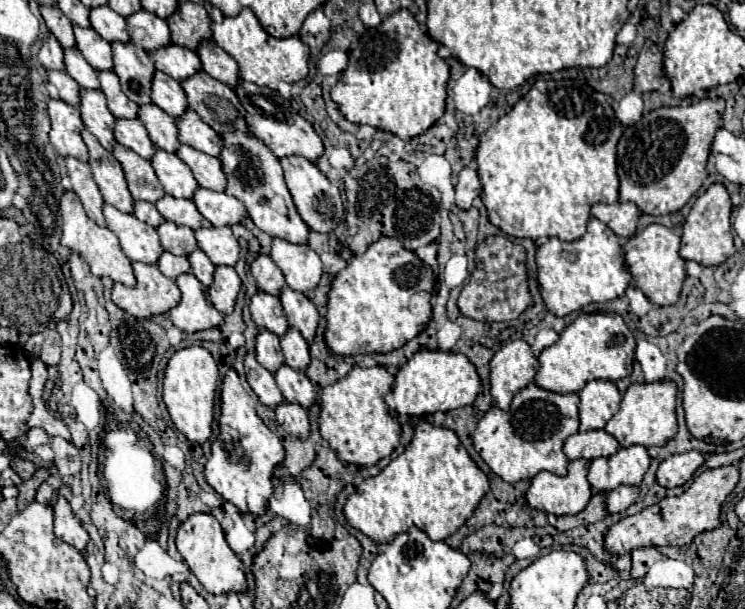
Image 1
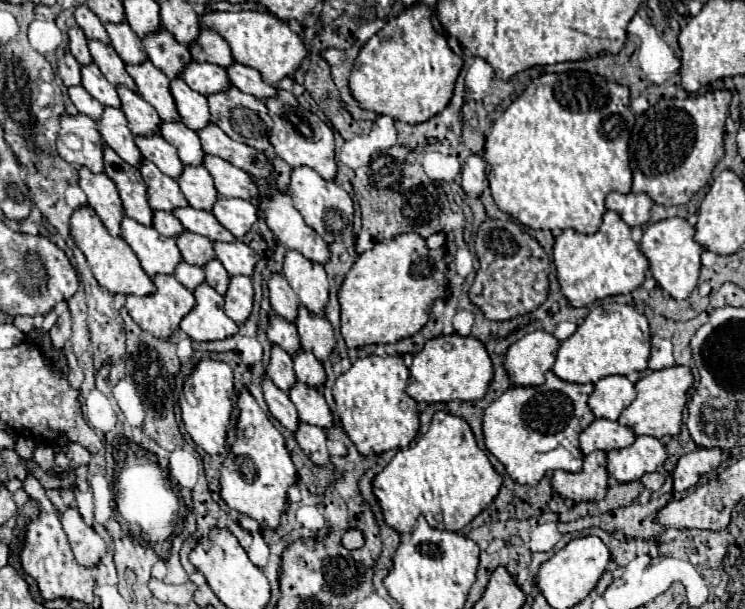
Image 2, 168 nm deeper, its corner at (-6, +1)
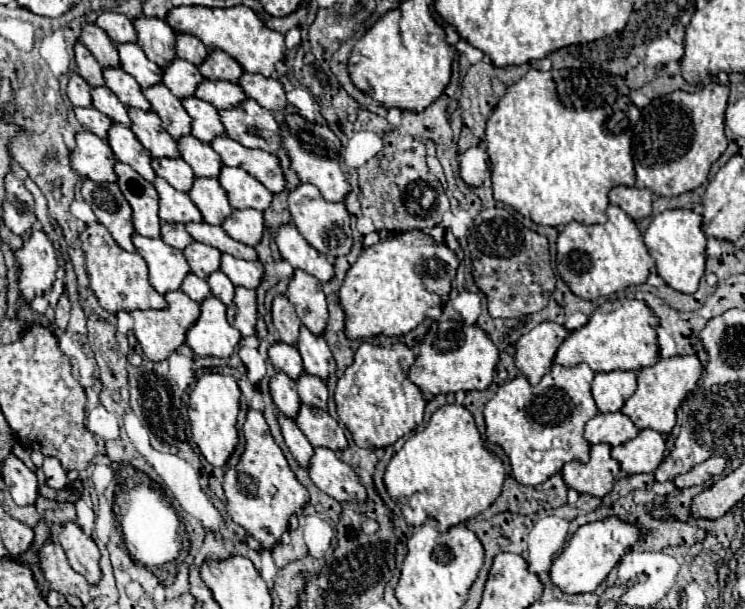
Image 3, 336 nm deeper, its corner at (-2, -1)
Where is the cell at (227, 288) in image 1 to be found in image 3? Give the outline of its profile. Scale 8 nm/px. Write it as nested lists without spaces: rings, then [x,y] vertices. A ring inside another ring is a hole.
[[[236,288],[234,300],[226,310],[226,320],[240,330],[242,336],[254,334],[256,326],[256,292],[250,288]]]

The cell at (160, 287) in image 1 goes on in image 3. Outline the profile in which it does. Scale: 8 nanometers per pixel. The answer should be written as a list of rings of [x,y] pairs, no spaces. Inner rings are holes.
[[[172,290],[170,294],[164,294],[168,306],[164,310],[132,310],[134,318],[134,336],[138,338],[144,354],[158,362],[168,358],[186,338],[186,330],[198,320],[200,316],[200,304],[194,302],[190,296],[186,296],[182,290]]]

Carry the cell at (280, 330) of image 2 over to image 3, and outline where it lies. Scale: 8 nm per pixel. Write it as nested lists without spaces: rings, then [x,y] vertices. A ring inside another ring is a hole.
[[[276,342],[268,350],[268,358],[274,364],[276,370],[286,372],[292,380],[296,380],[302,374],[302,358],[296,346],[290,346],[286,342]]]

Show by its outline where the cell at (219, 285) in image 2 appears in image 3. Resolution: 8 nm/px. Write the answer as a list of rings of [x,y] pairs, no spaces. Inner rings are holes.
[[[216,270],[214,274],[210,274],[208,276],[208,284],[212,288],[212,294],[216,298],[220,298],[226,306],[232,302],[232,298],[234,298],[234,284],[230,282],[230,278],[224,272]]]

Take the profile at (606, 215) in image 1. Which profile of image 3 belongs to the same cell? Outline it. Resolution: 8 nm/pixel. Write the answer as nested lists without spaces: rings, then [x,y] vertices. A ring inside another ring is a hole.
[[[616,186],[608,192],[610,204],[620,206],[634,222],[638,222],[644,216],[650,216],[652,212],[652,194],[650,190],[636,190],[628,186]]]

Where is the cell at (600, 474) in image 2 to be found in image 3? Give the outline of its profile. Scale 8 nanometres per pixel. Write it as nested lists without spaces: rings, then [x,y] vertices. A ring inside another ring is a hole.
[[[596,444],[590,448],[590,460],[586,464],[568,462],[562,468],[562,478],[568,488],[574,488],[580,494],[590,494],[596,498],[606,496],[620,472],[620,466],[610,456],[610,446]]]

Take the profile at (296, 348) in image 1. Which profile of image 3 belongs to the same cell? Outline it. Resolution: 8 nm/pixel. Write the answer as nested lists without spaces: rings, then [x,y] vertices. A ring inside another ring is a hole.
[[[302,372],[300,378],[296,380],[296,386],[298,386],[298,396],[304,404],[314,406],[314,408],[326,408],[328,390],[320,378],[314,378],[312,374]]]

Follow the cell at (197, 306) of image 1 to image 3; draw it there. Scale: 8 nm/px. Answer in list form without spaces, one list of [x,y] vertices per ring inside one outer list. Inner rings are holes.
[[[208,296],[200,310],[200,318],[186,332],[186,344],[198,356],[228,358],[242,336],[228,324],[226,306],[216,296]]]

